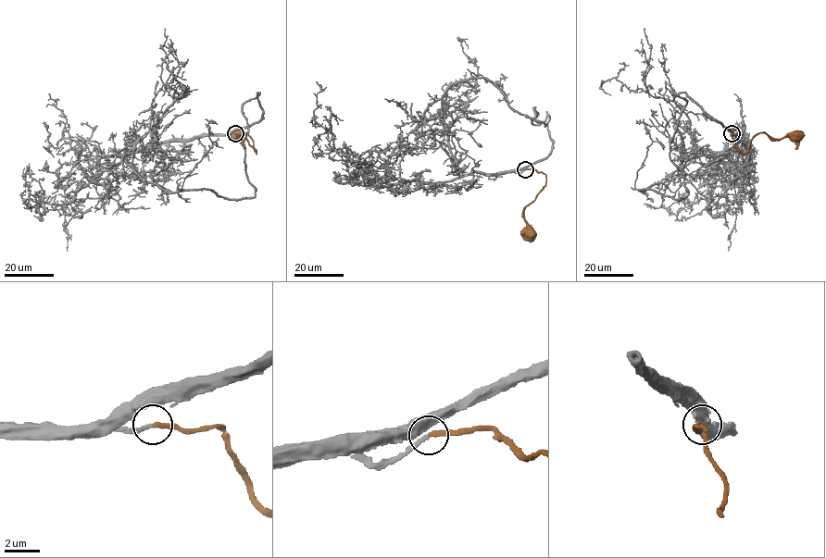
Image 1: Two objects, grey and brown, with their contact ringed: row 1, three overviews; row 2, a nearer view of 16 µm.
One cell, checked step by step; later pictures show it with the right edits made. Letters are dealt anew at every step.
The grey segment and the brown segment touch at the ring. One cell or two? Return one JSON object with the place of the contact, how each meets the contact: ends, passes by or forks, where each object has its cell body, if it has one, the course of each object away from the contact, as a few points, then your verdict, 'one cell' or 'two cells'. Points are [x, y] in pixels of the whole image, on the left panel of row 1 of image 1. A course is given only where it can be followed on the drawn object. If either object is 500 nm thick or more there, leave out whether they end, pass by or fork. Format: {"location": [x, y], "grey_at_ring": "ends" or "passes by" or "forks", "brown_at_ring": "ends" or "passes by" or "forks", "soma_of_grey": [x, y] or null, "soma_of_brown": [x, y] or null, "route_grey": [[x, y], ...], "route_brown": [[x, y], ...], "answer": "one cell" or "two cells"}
{"location": [235, 133], "grey_at_ring": "ends", "brown_at_ring": "ends", "soma_of_grey": null, "soma_of_brown": [240, 137], "route_grey": [[234, 134], [146, 145], [104, 169], [71, 201], [56, 204], [29, 198], [24, 203], [31, 207], [26, 204]], "route_brown": [[234, 134], [244, 134], [256, 154], [253, 141], [245, 132], [240, 132], [234, 139], [240, 137]], "answer": "one cell"}

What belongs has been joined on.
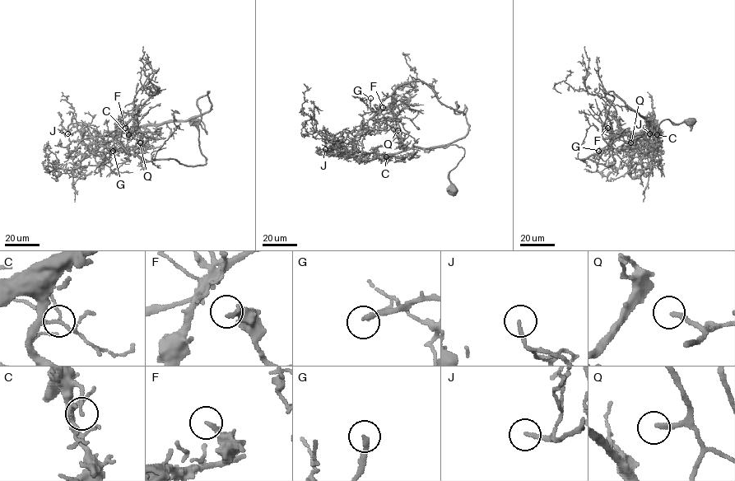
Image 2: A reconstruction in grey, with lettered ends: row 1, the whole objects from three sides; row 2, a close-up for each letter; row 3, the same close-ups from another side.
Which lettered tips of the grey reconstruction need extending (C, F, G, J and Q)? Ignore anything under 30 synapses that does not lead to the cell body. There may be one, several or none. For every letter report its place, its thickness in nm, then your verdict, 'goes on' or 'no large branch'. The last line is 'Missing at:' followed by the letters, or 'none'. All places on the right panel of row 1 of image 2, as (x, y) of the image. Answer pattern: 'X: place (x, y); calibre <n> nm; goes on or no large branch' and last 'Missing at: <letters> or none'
C: place (657, 134); calibre 110 nm; no large branch
F: place (607, 128); calibre 280 nm; no large branch
G: place (598, 151); calibre 200 nm; goes on
J: place (649, 133); calibre 150 nm; no large branch
Q: place (630, 142); calibre 190 nm; goes on
Missing at: G, Q

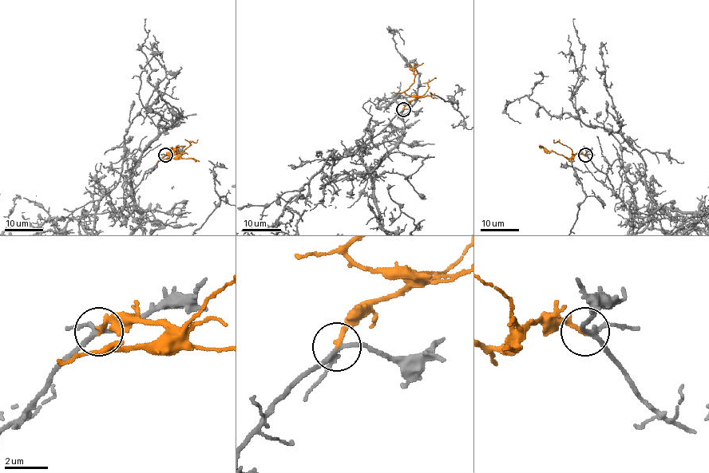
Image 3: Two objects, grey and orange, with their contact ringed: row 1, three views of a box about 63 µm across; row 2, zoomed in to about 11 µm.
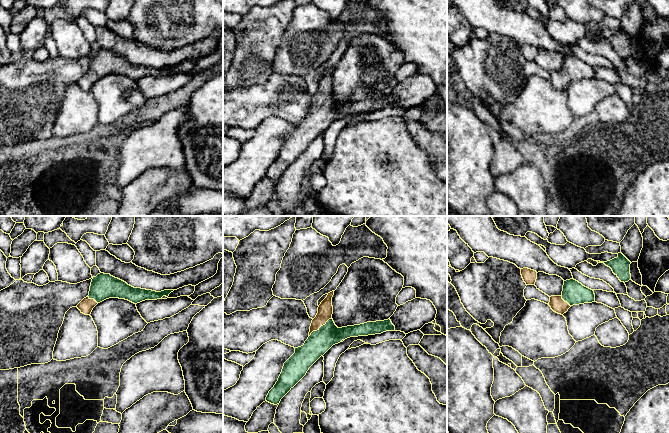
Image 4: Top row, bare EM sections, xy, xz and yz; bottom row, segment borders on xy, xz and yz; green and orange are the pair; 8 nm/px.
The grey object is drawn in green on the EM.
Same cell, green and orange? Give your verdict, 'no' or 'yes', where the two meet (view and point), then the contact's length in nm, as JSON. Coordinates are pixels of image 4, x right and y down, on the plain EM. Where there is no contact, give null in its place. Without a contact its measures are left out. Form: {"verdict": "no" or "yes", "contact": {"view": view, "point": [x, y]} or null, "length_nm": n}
{"verdict": "yes", "contact": {"view": "xz", "point": [320, 103]}, "length_nm": 240}

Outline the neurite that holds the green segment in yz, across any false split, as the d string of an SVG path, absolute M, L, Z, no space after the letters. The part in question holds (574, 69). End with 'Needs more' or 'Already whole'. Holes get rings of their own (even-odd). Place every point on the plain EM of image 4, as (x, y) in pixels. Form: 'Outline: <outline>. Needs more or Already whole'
Outline: M570 55L564 57L562 71L551 72L548 81L554 88L563 91L573 81L592 78L595 78L594 67Z. Needs more

